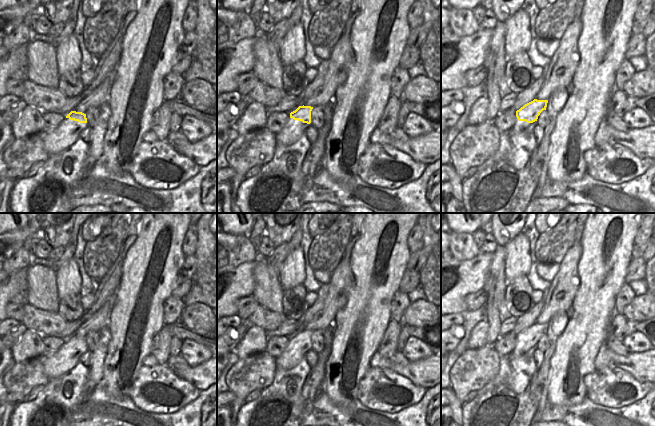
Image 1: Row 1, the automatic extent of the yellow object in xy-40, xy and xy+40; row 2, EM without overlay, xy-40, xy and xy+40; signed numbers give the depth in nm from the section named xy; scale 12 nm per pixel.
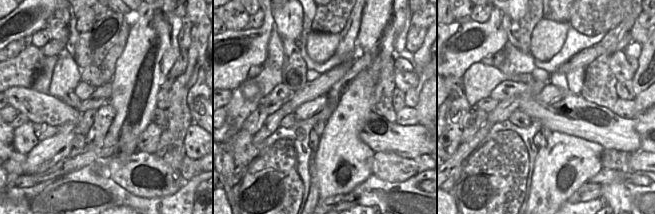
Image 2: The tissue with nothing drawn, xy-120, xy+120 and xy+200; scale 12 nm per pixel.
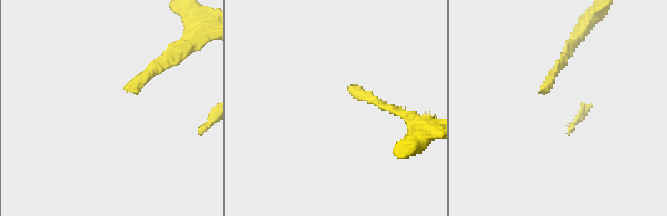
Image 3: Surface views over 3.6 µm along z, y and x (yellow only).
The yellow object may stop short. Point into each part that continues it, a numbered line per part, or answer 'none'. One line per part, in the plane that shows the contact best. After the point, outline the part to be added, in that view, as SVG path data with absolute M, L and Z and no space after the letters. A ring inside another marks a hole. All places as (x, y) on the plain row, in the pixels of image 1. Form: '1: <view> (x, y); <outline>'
1: xy-40 (64, 360); M65 342L58 352L42 359L44 373L49 379L55 379L73 369L79 362L80 356L85 353L87 347Z

